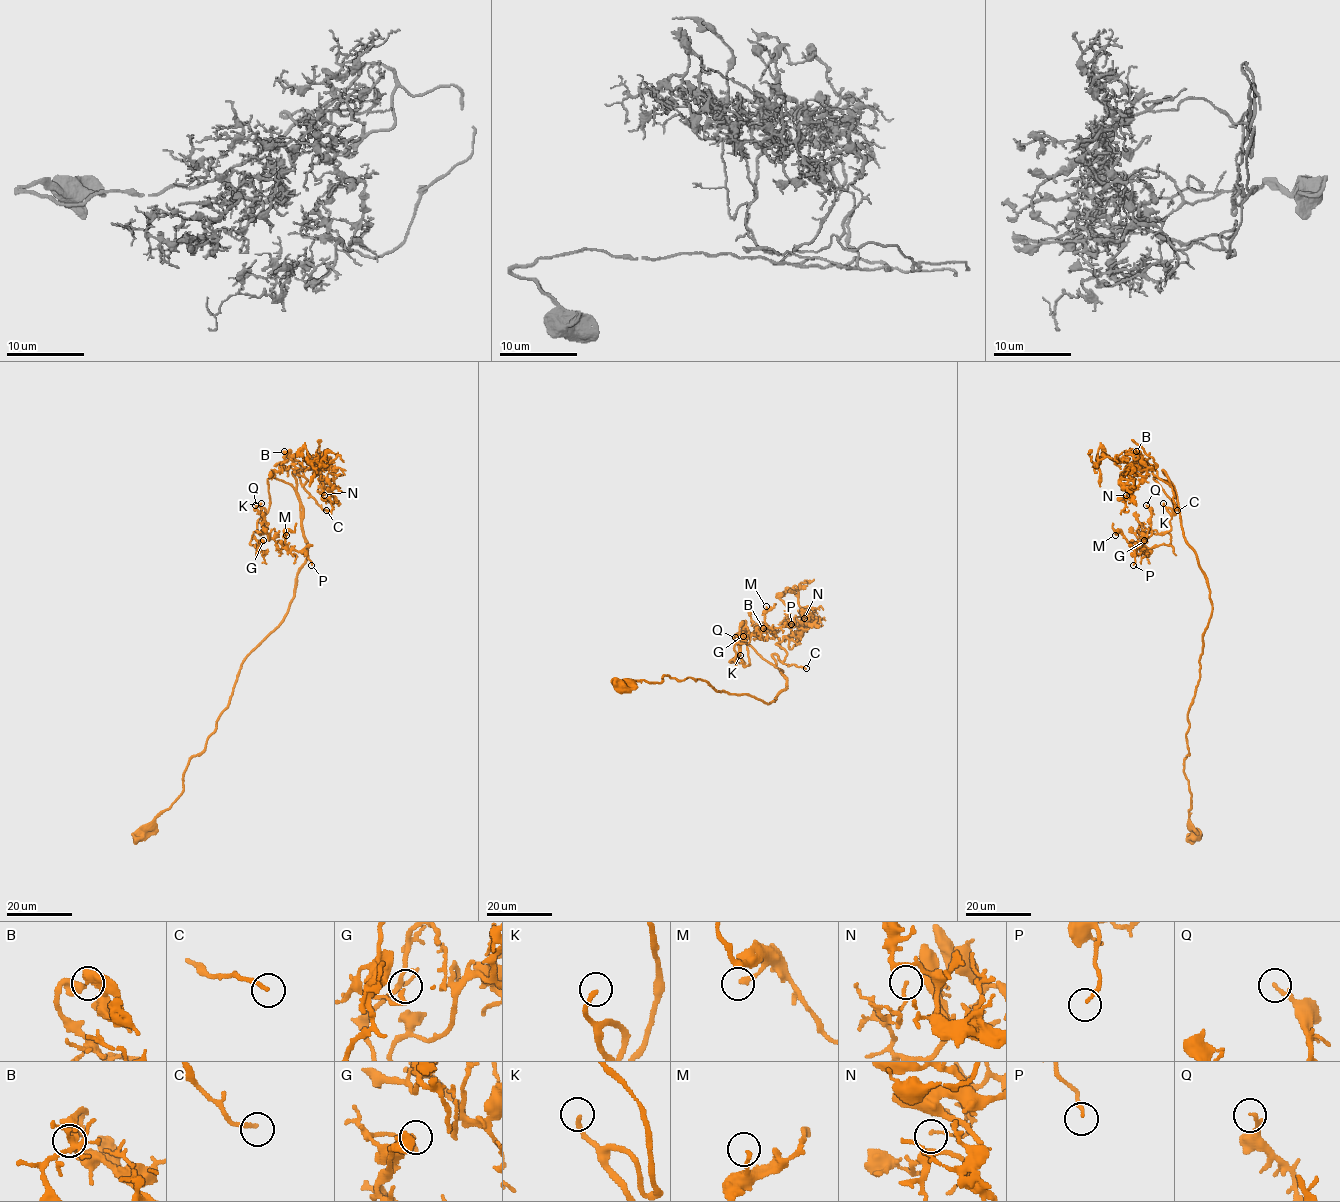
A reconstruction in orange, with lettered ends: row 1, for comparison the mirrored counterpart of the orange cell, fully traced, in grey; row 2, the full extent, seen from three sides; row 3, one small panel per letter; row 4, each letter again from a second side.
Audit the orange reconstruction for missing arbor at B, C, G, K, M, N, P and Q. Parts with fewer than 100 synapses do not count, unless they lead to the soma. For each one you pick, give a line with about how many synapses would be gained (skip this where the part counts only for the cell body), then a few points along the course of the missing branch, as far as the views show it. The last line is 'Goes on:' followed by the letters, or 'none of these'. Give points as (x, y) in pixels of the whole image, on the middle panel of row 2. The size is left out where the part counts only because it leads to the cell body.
C: 160 synapses; course (806, 668), (809, 673), (815, 669), (817, 643), (810, 631), (814, 617), (809, 598), (812, 587), (823, 585)
K: 250 synapses; course (740, 655), (748, 661), (748, 645), (757, 642), (761, 636), (779, 641), (783, 633), (788, 637)
Goes on: C, K

